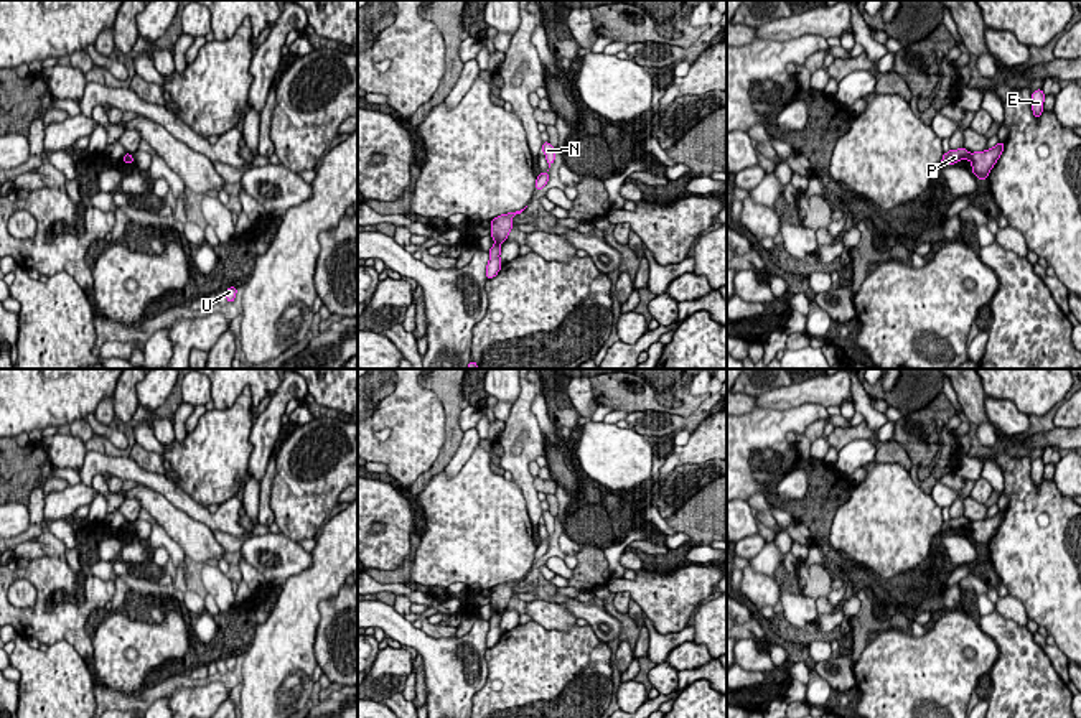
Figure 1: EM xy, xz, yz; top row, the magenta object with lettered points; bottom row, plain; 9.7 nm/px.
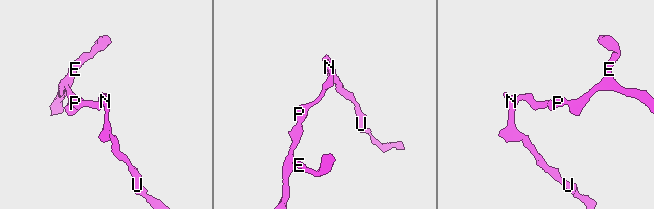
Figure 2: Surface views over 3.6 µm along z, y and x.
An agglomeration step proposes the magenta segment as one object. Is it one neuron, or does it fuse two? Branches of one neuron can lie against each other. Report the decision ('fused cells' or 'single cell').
fused cells

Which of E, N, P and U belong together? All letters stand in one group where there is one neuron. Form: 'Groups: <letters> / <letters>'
Groups: E / N P U

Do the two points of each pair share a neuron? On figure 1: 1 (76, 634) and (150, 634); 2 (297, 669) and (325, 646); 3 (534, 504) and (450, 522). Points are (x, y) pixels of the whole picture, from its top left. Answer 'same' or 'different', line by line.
1: different
2: different
3: different

